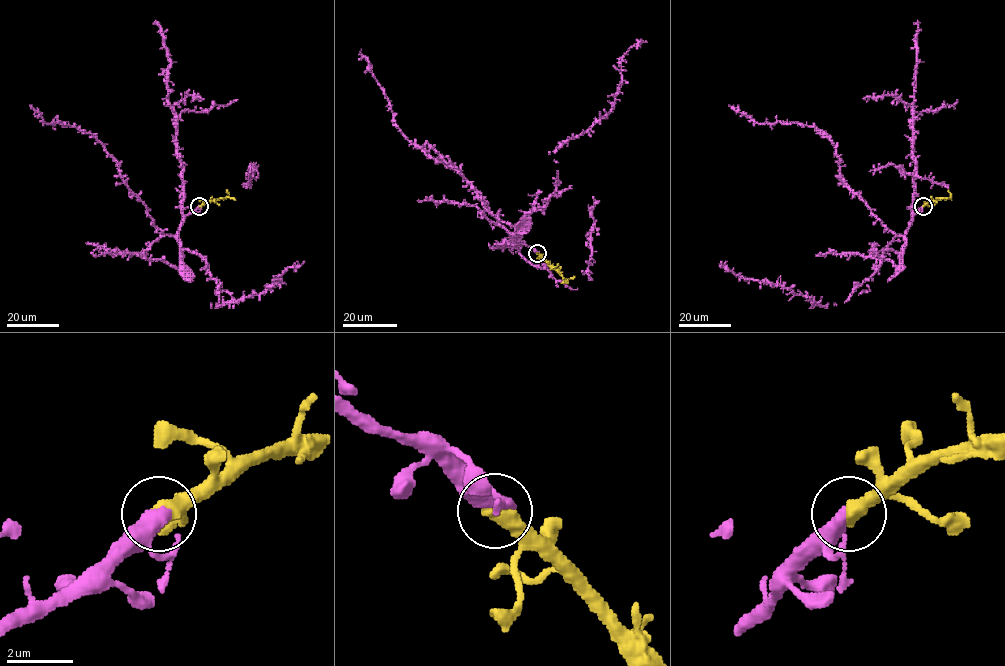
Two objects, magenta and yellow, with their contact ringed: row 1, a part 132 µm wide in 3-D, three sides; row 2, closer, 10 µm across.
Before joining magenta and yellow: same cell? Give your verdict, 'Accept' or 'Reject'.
Accept

